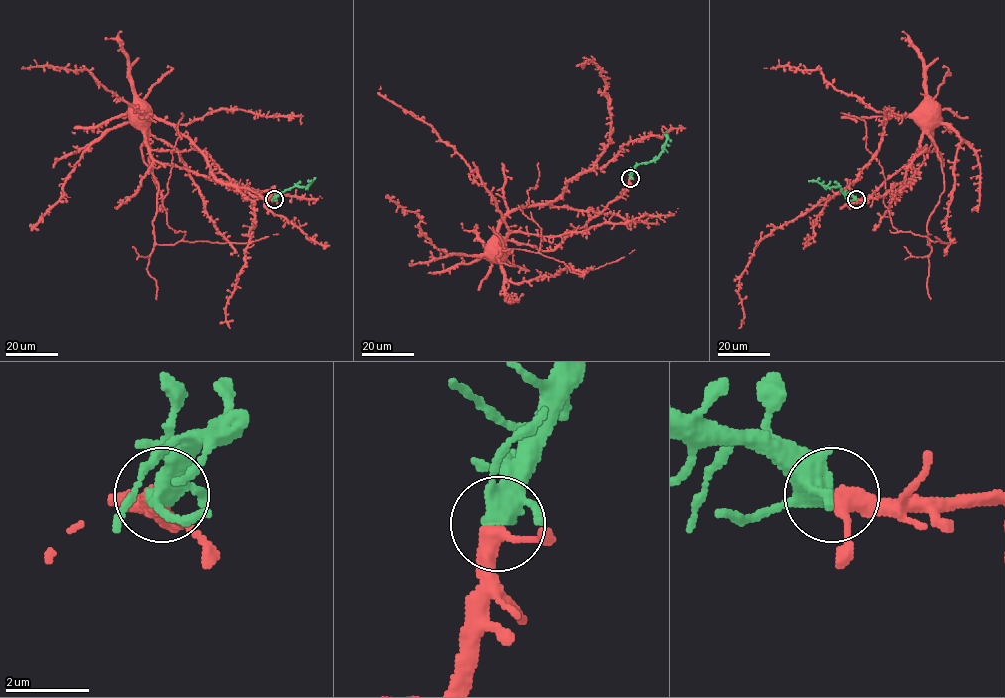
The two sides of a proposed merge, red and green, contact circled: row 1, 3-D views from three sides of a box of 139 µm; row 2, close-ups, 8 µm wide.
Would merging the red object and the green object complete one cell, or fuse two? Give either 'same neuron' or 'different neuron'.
same neuron

